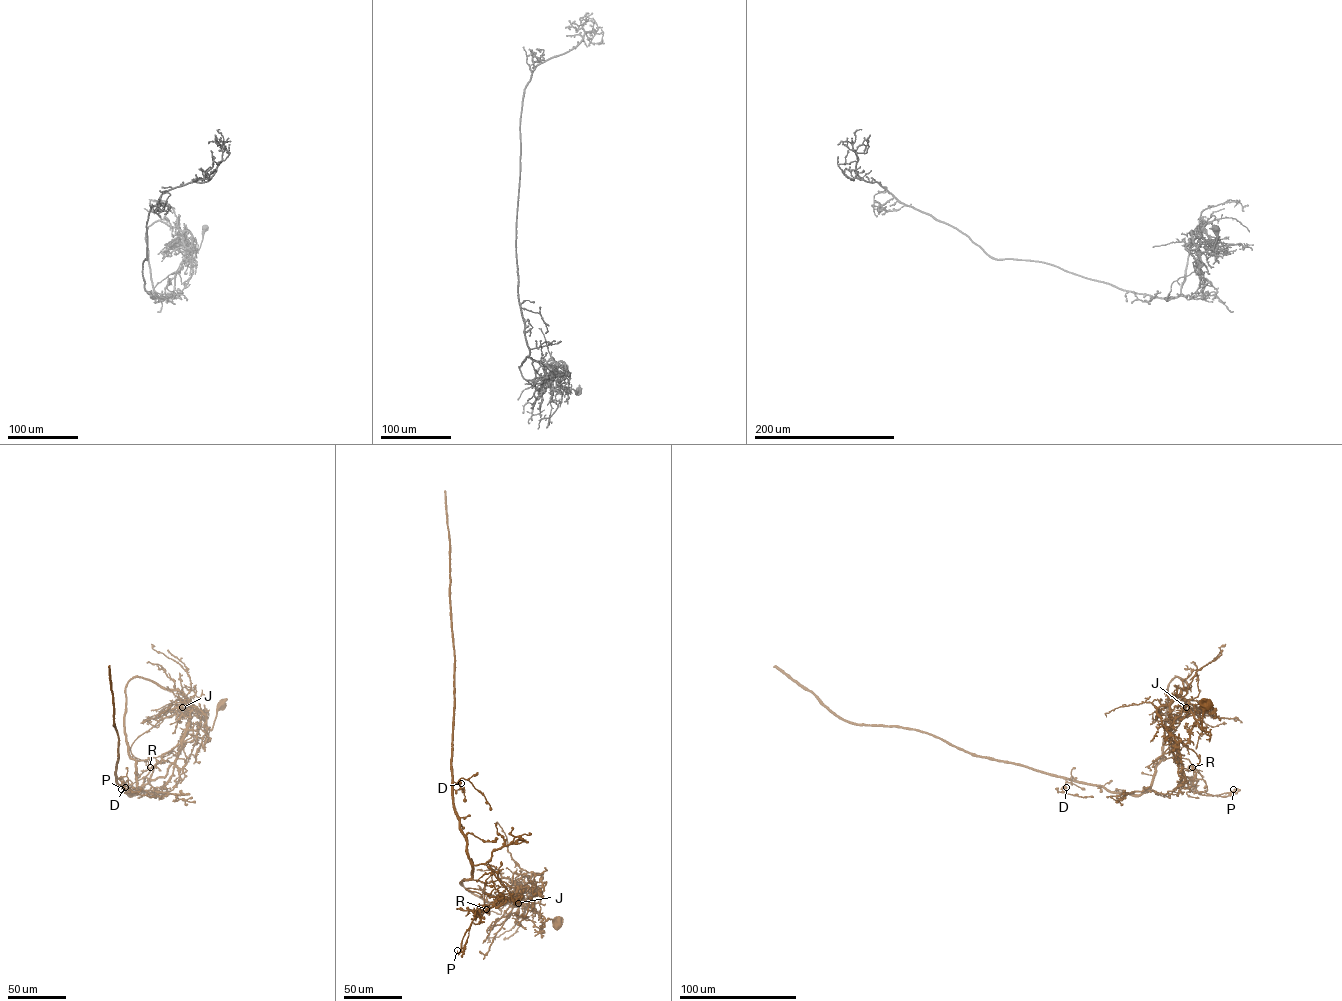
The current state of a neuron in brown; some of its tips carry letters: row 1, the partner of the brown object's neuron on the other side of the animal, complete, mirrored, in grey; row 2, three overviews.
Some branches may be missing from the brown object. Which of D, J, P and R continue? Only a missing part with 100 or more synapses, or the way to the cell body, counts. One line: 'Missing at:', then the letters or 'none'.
Missing at: none

